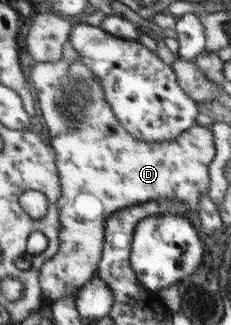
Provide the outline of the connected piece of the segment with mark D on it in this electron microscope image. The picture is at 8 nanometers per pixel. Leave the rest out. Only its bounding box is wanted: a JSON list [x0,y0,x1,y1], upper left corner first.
[26,58,215,303]

